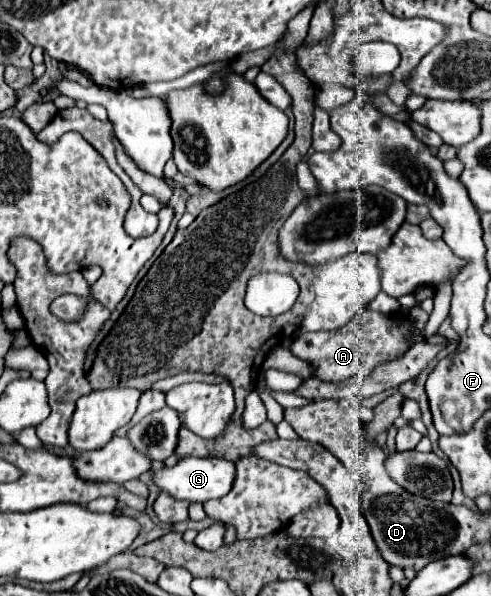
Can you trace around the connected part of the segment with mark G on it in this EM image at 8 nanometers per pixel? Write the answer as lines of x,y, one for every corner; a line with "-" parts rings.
185,457
183,461
179,461
173,467
165,467
165,469
157,469
153,471
153,483
169,493
175,499
185,499
185,501
209,501
209,499
219,499
225,493
229,493
229,489
233,487
233,479
235,479
235,463
227,461
227,459
199,459
199,457

